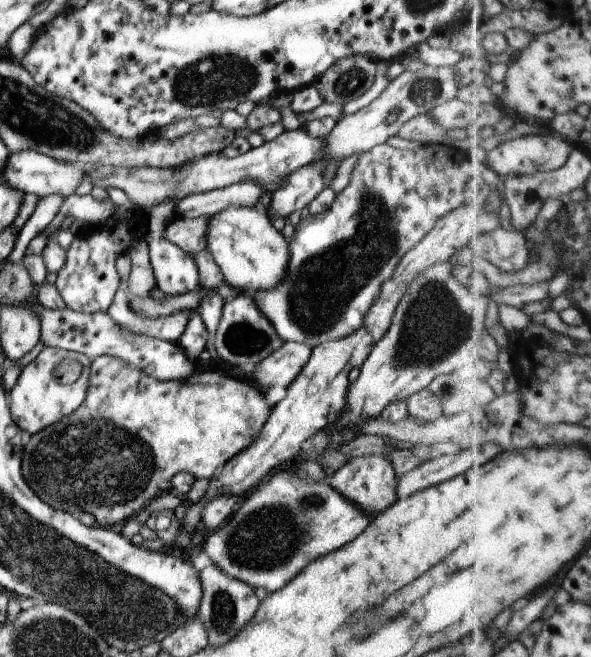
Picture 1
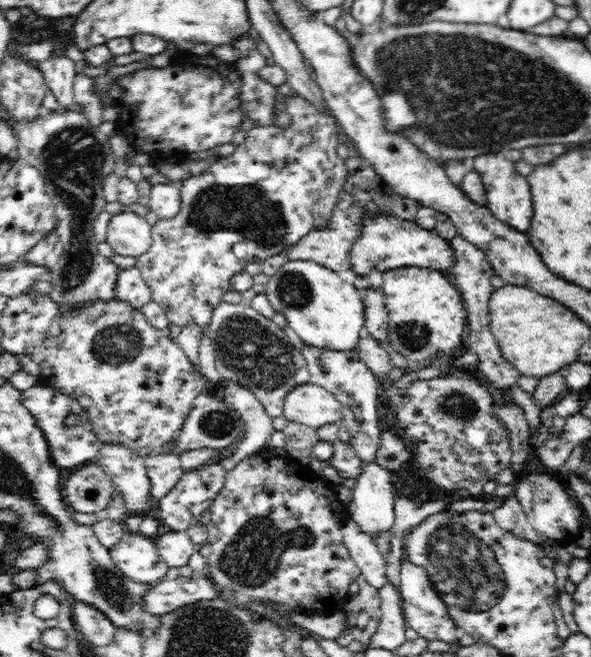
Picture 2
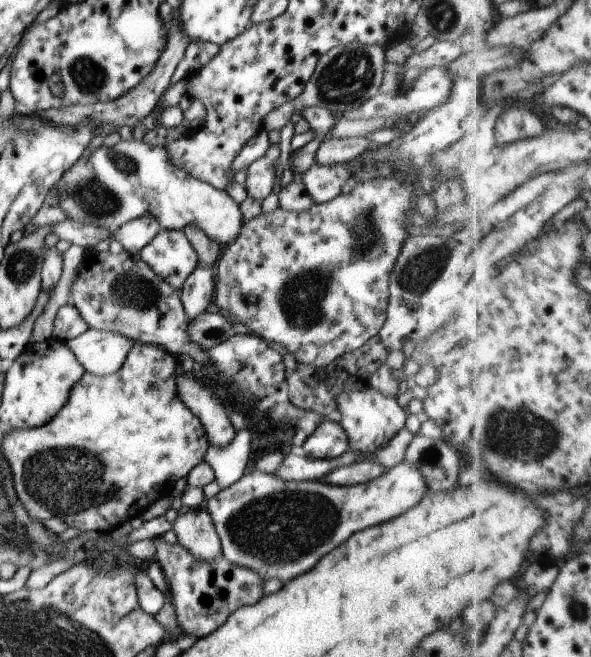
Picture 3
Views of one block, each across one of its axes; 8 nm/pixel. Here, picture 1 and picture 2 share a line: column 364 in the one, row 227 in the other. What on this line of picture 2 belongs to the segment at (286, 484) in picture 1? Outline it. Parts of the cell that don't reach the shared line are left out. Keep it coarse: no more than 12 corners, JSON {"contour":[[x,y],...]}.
{"contour":[[506,151],[472,158],[486,206],[525,233],[530,185]]}

